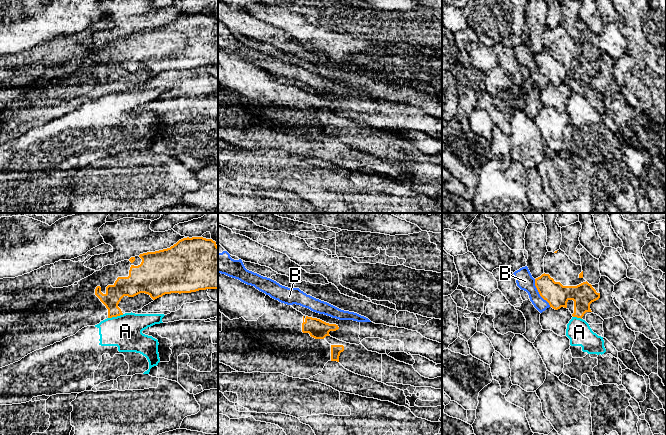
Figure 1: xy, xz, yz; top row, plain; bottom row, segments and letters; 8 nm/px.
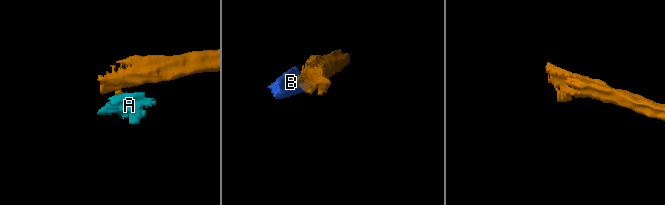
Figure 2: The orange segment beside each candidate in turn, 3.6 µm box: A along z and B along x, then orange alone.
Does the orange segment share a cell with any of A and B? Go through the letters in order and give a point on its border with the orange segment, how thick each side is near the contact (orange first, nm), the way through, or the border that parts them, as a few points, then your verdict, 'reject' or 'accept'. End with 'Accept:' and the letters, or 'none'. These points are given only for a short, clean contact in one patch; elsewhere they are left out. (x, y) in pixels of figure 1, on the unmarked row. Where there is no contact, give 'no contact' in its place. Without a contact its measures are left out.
A: contact xy (115, 92); calibres 160 and 280 nm; border xy (123, 90), (108, 94); reject
B: contact yz (539, 69); calibres 190 and 140 nm; reject
Accept: none

